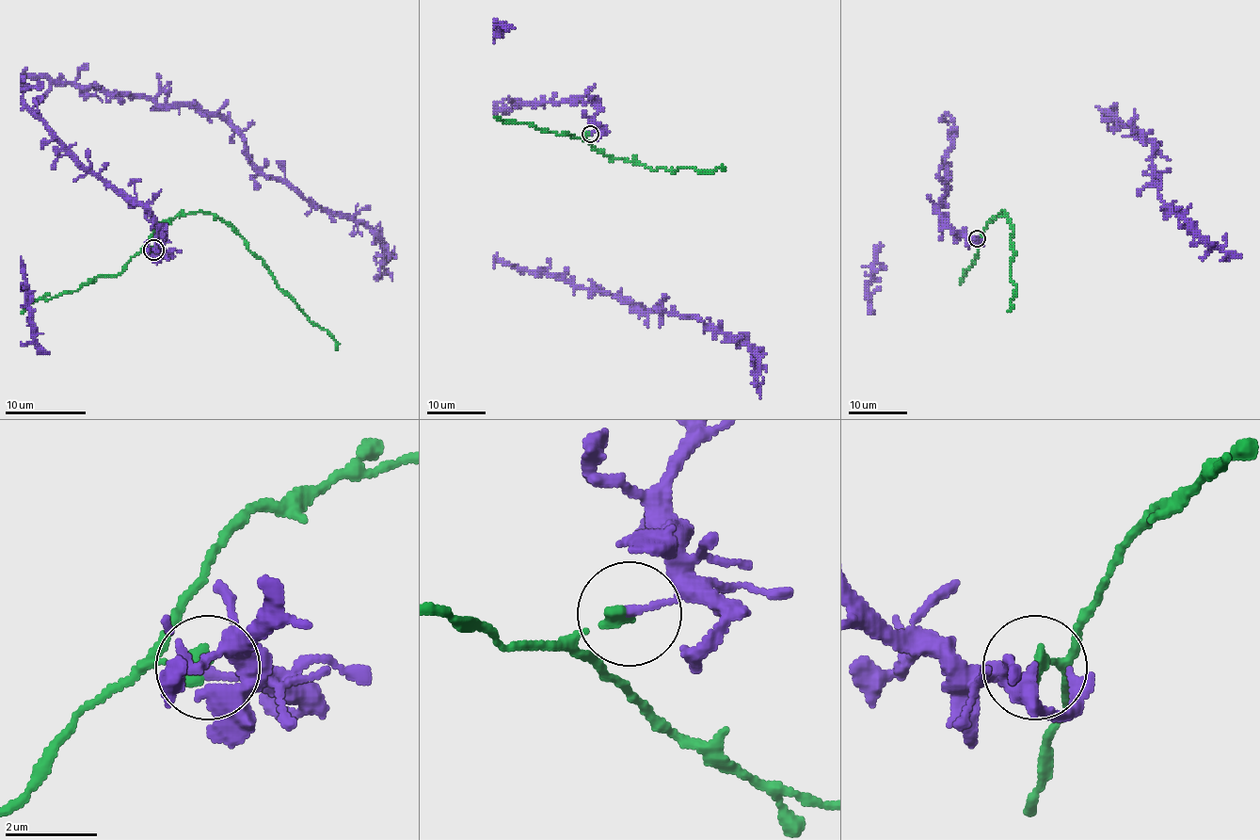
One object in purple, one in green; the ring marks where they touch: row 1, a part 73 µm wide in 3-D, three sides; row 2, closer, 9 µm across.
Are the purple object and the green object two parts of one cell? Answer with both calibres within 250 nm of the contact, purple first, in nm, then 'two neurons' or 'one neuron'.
200/320 nm | two neurons

